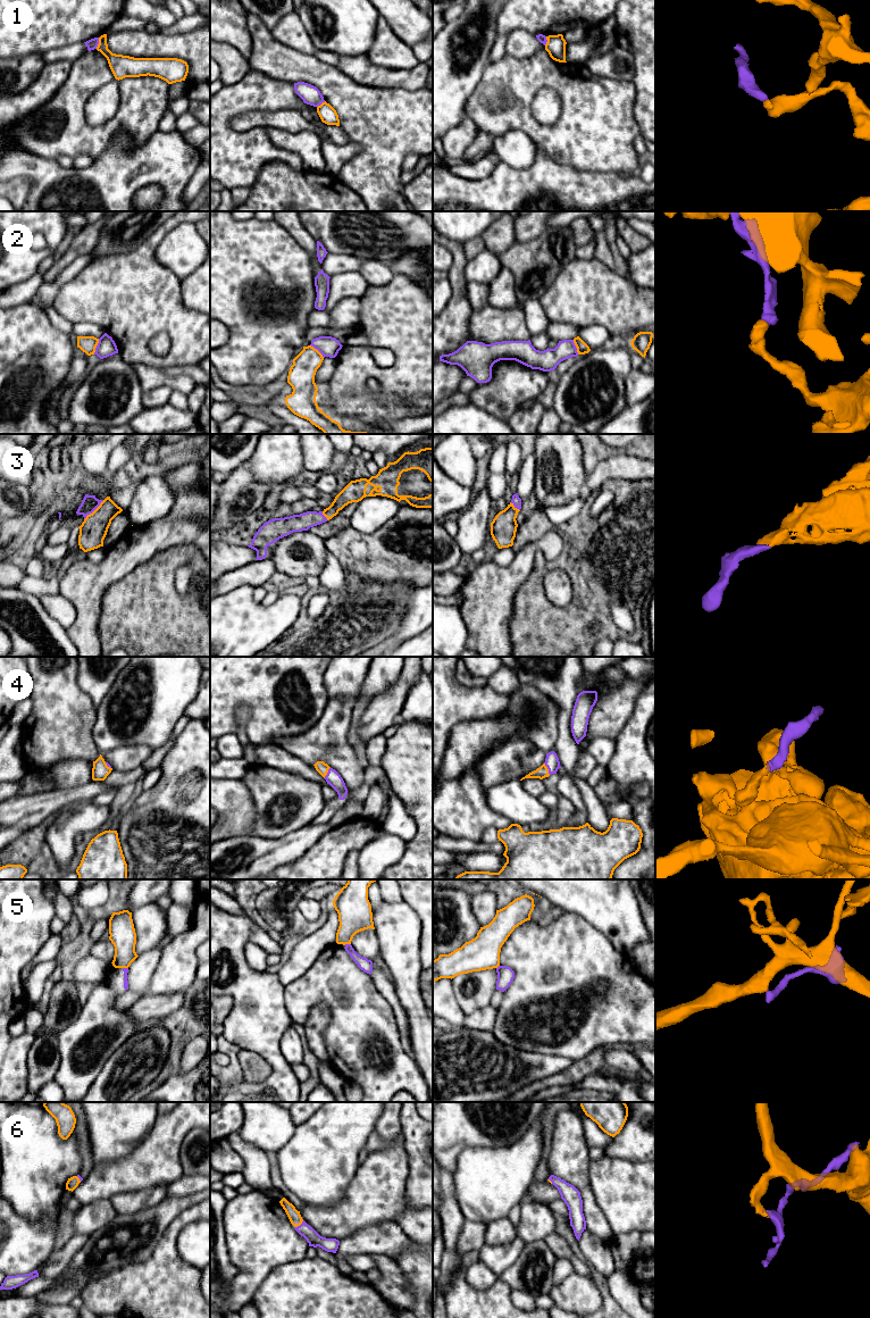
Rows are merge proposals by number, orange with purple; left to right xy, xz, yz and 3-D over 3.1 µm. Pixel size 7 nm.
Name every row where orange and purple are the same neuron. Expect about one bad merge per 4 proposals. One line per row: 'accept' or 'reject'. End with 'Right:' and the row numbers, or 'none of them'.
1: reject
2: reject
3: accept
4: accept
5: reject
6: accept
Right: 3, 4, 6

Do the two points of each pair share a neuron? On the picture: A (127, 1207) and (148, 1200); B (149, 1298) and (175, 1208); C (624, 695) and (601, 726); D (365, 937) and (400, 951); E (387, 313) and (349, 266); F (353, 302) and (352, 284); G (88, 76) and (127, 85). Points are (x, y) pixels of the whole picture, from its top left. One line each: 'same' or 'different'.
A: same
B: different
C: same
D: different
E: different
F: different
G: same

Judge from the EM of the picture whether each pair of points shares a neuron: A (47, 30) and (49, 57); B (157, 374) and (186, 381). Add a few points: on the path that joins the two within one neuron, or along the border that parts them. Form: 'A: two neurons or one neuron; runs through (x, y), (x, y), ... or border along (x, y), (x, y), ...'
A: two neurons; border along (75, 43), (49, 49), (43, 55)
B: one neuron; runs through (164, 380), (180, 381)

